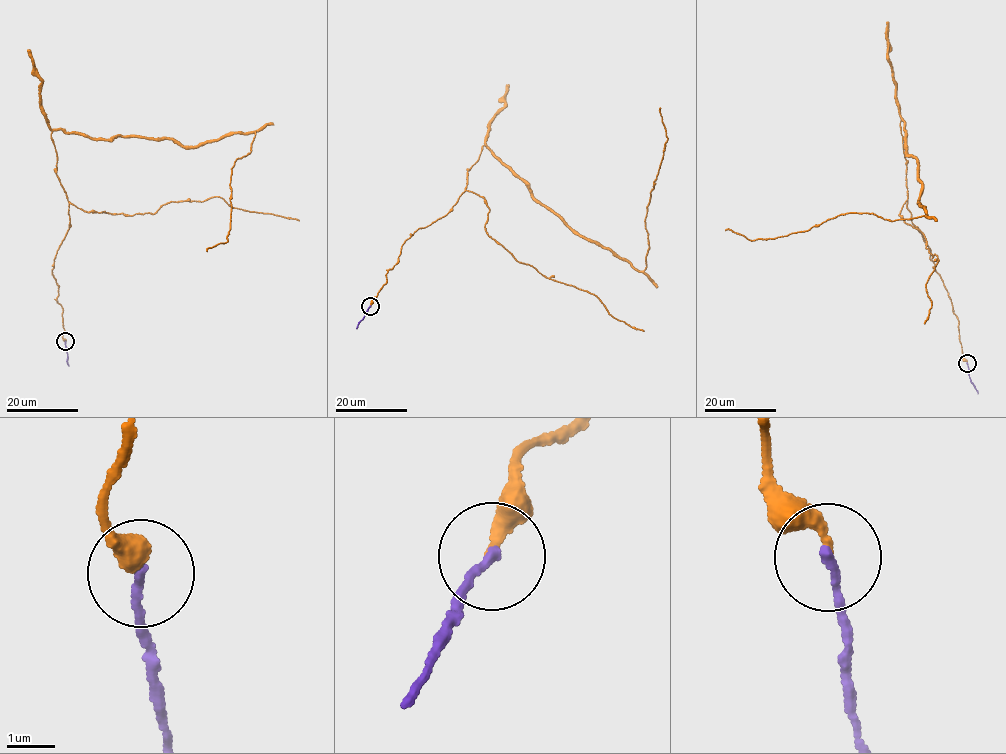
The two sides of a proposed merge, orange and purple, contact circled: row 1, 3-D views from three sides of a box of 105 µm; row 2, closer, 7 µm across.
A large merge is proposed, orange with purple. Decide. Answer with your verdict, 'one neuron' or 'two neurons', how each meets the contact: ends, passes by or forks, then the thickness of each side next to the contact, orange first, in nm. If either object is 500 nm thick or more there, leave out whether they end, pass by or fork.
one neuron; orange ends; purple ends; calibres 220 and 180 nm

